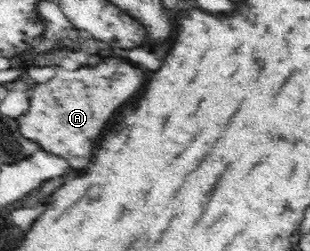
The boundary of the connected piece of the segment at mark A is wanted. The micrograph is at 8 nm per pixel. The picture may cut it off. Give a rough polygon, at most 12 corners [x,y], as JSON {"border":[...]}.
{"border":[[119,56],[55,67],[31,89],[19,131],[89,167],[97,131],[137,95]]}

